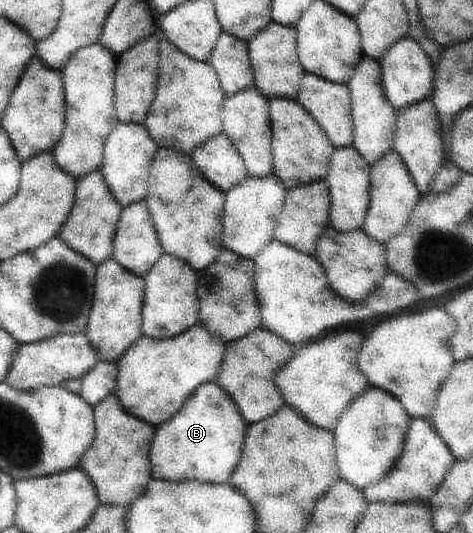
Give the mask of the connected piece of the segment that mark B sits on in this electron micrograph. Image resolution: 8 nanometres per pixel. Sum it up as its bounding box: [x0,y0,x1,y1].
[151,383,246,482]

